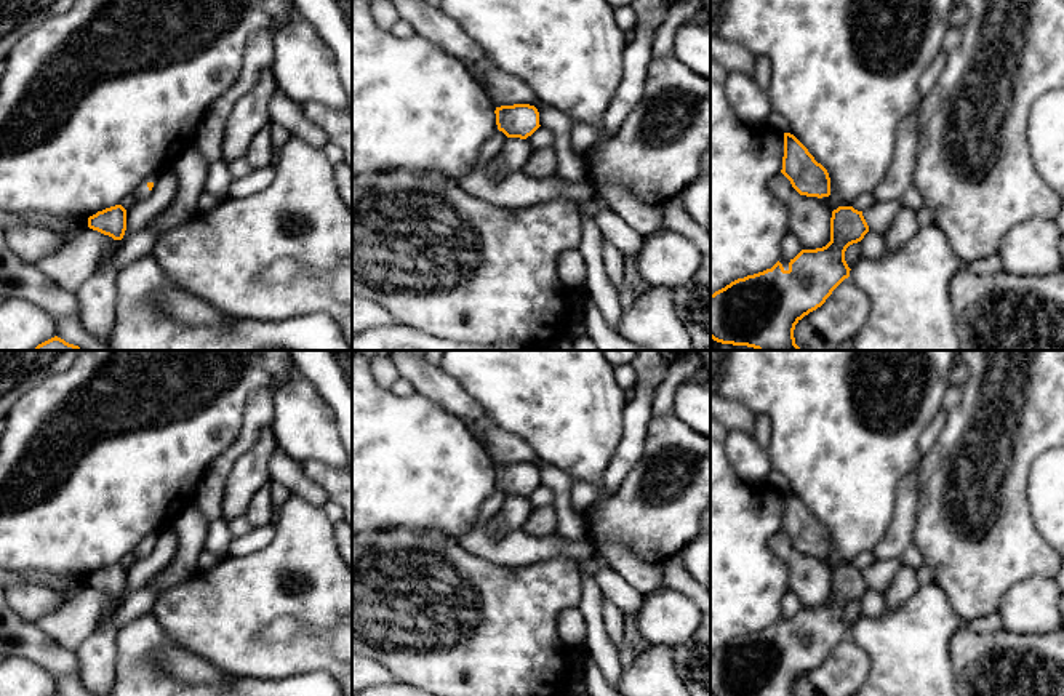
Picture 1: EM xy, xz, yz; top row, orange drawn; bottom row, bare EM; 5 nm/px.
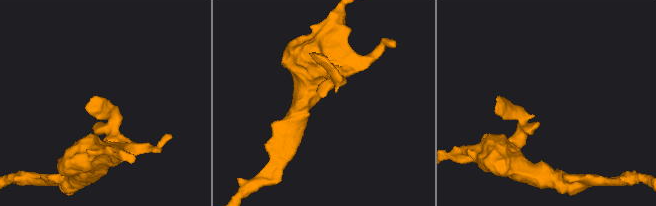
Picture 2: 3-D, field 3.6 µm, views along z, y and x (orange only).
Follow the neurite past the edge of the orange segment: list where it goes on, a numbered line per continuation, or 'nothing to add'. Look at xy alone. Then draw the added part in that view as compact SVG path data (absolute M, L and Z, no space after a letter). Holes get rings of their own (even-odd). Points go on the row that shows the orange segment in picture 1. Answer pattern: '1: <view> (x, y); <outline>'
1: xy (143, 191); M152 174L152 176L149 176L149 178L144 181L142 186L139 186L139 189L134 192L139 200L141 200L141 198L146 198L146 197L150 194L147 184L149 184L149 182L154 182L154 184L155 184L157 178L158 178L157 174Z

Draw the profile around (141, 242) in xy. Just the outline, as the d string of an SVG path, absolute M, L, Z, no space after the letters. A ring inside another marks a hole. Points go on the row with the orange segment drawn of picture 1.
M150 226L128 235L115 250L115 254L106 261L99 262L98 269L106 266L114 266L115 269L122 269L128 266L131 261L139 256L149 254L154 250L155 242L160 238L160 232Z

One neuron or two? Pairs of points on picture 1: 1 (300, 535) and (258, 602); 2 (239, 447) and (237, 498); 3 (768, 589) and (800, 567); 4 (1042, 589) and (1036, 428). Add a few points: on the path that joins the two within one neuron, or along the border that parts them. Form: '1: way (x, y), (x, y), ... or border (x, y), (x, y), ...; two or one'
1: way (292, 551), (272, 570), (272, 578), (264, 586); one
2: border (264, 429), (236, 461), (224, 492); two
3: border (770, 541), (770, 549), (788, 568), (789, 589); two
4: border (1047, 576), (1029, 576), (1007, 592); two

